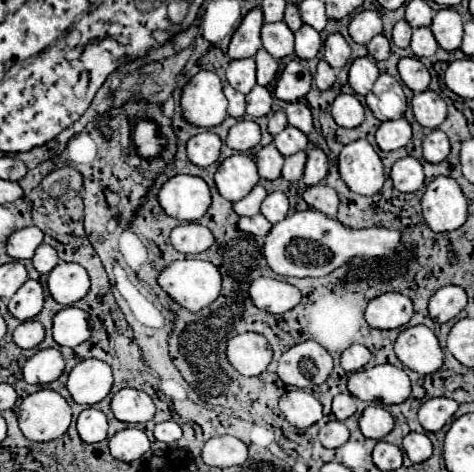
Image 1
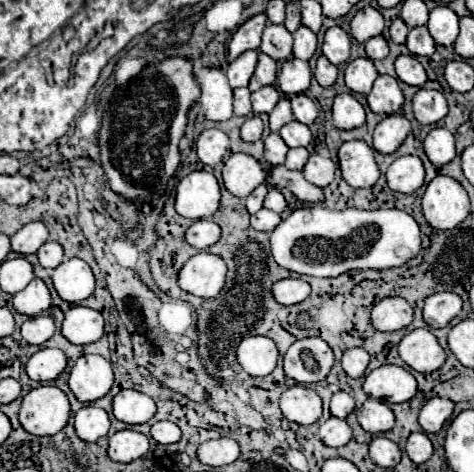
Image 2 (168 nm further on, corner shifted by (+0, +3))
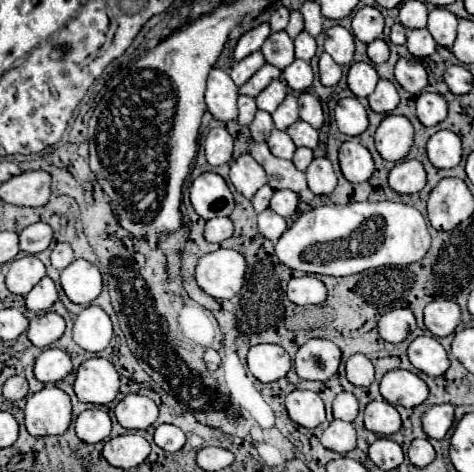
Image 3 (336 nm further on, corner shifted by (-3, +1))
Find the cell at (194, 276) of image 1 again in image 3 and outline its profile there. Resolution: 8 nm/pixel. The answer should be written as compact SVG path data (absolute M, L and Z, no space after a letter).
M217 249L199 259L195 279L199 287L215 299L231 299L245 283L247 263L239 251Z

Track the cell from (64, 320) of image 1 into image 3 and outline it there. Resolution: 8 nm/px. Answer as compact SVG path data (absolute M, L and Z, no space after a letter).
M85 307L73 327L73 341L85 351L99 353L103 351L113 337L113 327L109 315L101 307Z

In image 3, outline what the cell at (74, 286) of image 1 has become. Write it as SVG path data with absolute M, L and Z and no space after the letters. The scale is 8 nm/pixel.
M75 259L67 269L61 271L61 287L73 303L89 305L101 293L101 273L97 265L85 259Z

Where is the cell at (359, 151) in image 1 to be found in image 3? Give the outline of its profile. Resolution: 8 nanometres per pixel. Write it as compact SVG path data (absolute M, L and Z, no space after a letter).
M345 141L339 147L339 165L345 179L351 183L363 183L375 171L371 153L361 143L353 143L353 141Z

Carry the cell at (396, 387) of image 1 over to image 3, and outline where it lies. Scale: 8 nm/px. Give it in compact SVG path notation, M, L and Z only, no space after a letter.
M401 369L389 371L383 377L379 391L391 405L401 405L401 407L421 405L429 395L427 383L417 373Z

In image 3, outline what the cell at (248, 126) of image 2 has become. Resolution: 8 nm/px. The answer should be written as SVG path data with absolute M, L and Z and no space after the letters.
M257 111L255 119L249 125L249 131L251 131L251 137L255 141L267 141L269 135L271 135L271 131L273 131L273 127L275 125L273 125L271 115L267 111Z

